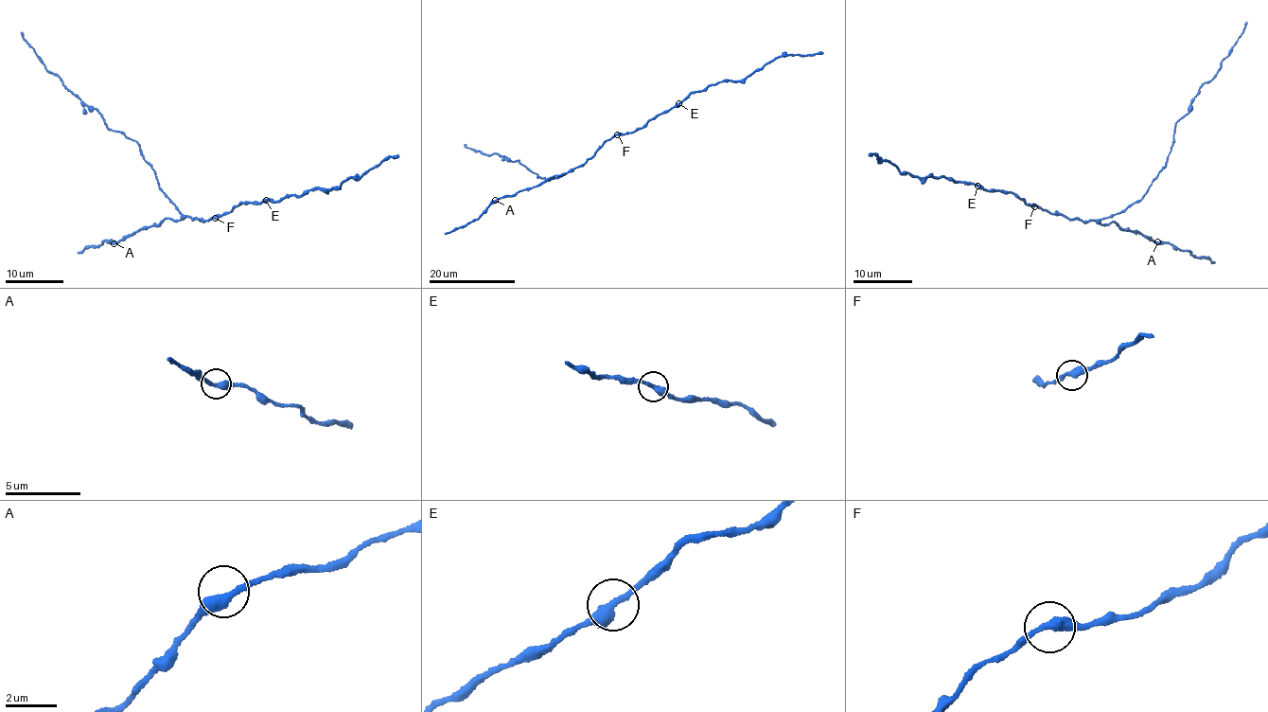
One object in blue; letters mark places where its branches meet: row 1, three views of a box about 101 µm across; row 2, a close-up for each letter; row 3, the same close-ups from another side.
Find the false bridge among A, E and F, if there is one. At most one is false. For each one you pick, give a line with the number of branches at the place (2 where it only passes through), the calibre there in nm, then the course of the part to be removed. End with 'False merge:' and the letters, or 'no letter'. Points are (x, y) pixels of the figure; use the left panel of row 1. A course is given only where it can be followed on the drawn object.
False merge: no letter

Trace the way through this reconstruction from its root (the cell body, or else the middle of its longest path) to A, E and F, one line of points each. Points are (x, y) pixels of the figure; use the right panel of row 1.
A: (1047, 211), (1083, 222), (1096, 221), (1104, 224), (1112, 222), (1123, 229), (1135, 229), (1157, 241)
E: (1047, 211), (1035, 204), (1030, 206), (1011, 192), (992, 191), (977, 186)
F: (1047, 211), (1034, 206)

